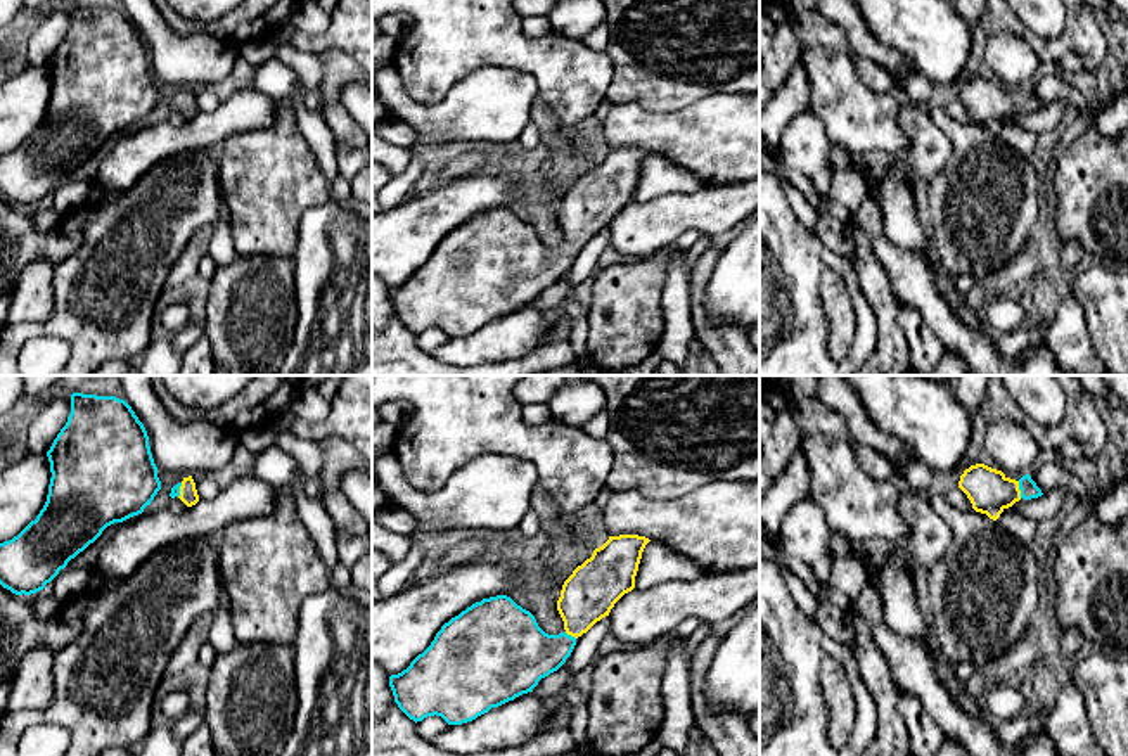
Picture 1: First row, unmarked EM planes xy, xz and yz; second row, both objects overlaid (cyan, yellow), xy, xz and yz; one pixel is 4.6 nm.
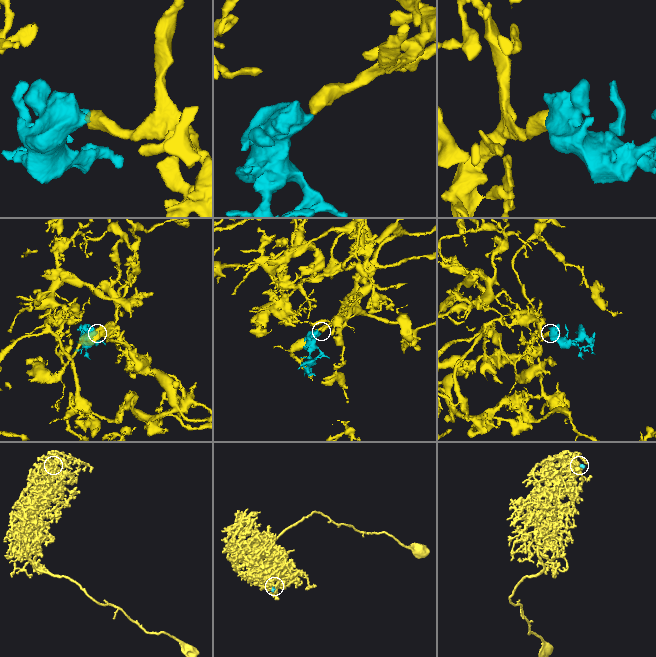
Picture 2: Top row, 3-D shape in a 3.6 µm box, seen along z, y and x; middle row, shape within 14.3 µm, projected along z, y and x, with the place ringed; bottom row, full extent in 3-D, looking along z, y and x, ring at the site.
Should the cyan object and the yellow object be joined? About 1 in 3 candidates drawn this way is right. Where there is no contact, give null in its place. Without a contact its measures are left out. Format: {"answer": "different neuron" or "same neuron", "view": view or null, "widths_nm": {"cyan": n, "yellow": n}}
{"answer": "same neuron", "view": "yz", "widths_nm": {"cyan": 80, "yellow": 200}}

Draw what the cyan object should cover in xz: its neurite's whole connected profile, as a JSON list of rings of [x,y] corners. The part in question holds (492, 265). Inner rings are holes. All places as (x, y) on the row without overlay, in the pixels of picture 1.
[[[638,147],[609,149],[590,171],[573,183],[557,213],[564,246],[545,246],[535,228],[507,208],[472,216],[445,235],[431,258],[407,282],[389,289],[394,315],[415,336],[436,327],[448,337],[462,337],[491,320],[533,304],[542,291],[566,275],[576,251],[609,228],[614,216],[635,201],[642,164],[649,154]]]

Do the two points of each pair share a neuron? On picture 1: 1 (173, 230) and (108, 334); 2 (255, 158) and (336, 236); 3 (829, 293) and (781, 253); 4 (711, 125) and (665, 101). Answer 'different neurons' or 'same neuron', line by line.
1: same neuron
2: different neurons
3: different neurons
4: different neurons

